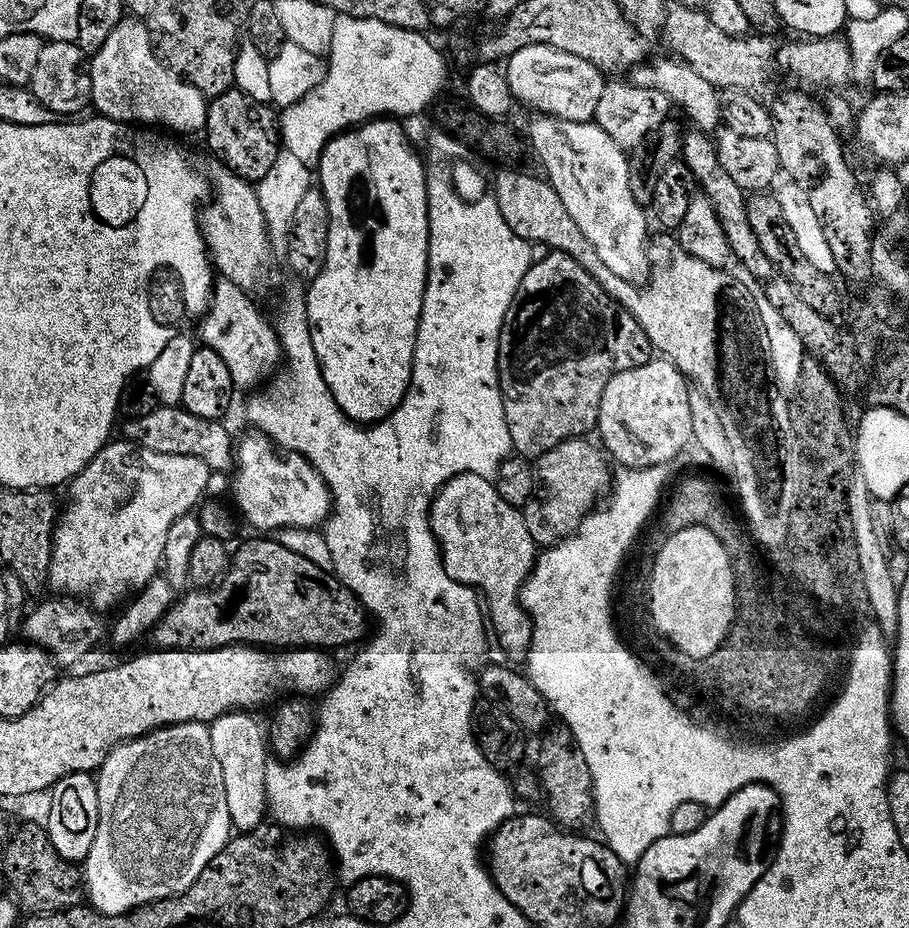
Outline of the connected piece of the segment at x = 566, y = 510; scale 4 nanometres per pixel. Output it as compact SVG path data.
M584 438L563 440L535 461L536 491L531 500L523 505L522 511L526 530L530 530L530 538L534 538L537 546L551 546L571 536L581 520L597 507L596 499L609 491L609 461L595 443L592 445L588 442Z

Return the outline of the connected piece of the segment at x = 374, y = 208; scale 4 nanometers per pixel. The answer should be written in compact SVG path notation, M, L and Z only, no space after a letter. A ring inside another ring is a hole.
M375 118L357 124L347 131L338 133L335 137L328 141L328 144L321 152L320 163L318 165L318 187L326 198L326 206L330 210L330 230L328 231L328 245L326 246L326 262L322 266L322 270L307 285L308 300L306 299L306 311L308 313L308 329L310 330L310 342L314 344L314 354L320 363L320 373L326 382L326 386L330 390L330 394L334 398L334 402L338 402L338 406L344 411L344 415L349 420L355 420L357 424L365 426L375 424L378 420L385 420L386 417L395 410L402 402L402 398L408 389L410 382L410 374L412 373L412 355L416 349L416 331L418 330L418 322L420 321L420 311L422 310L422 298L424 297L424 287L426 286L426 278L428 277L428 177L426 175L425 161L420 161L420 156L414 149L408 145L408 136L404 133L404 128L399 119L396 118Z

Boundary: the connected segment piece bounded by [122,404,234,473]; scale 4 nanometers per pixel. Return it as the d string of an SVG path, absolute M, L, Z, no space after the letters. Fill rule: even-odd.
M160 404L150 414L134 416L123 421L123 439L142 445L146 450L158 450L158 454L186 454L202 458L213 473L227 473L234 464L234 436L220 420L207 420L190 414L183 406Z

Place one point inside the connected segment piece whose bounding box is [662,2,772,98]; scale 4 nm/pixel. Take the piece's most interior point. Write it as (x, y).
(744, 62)

